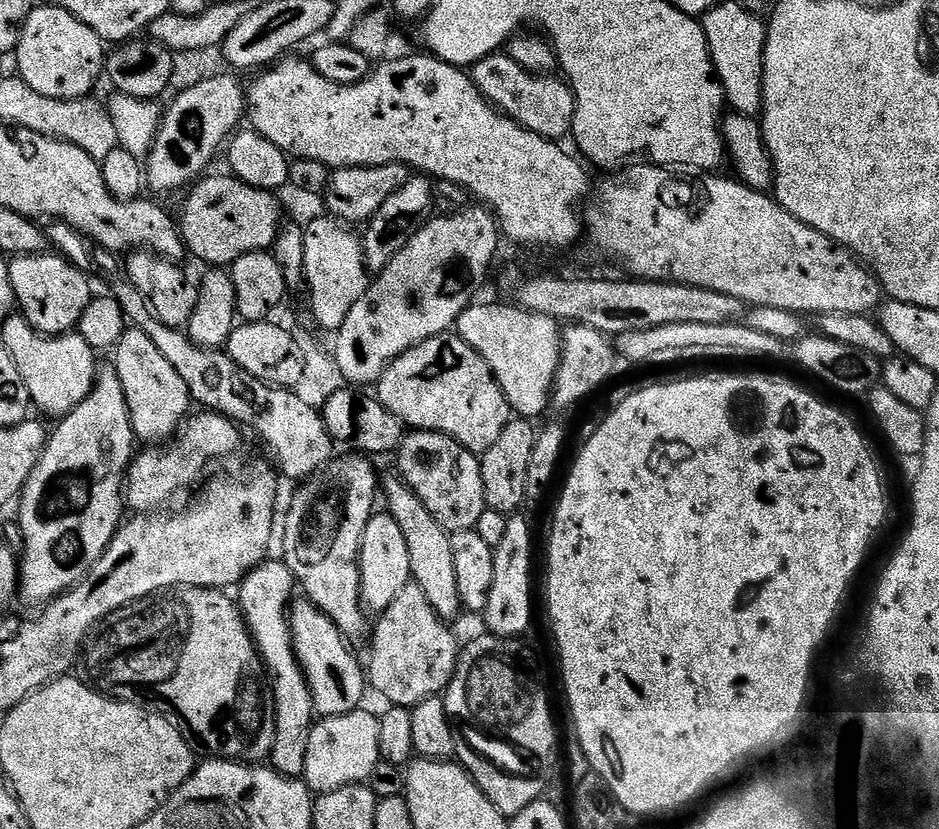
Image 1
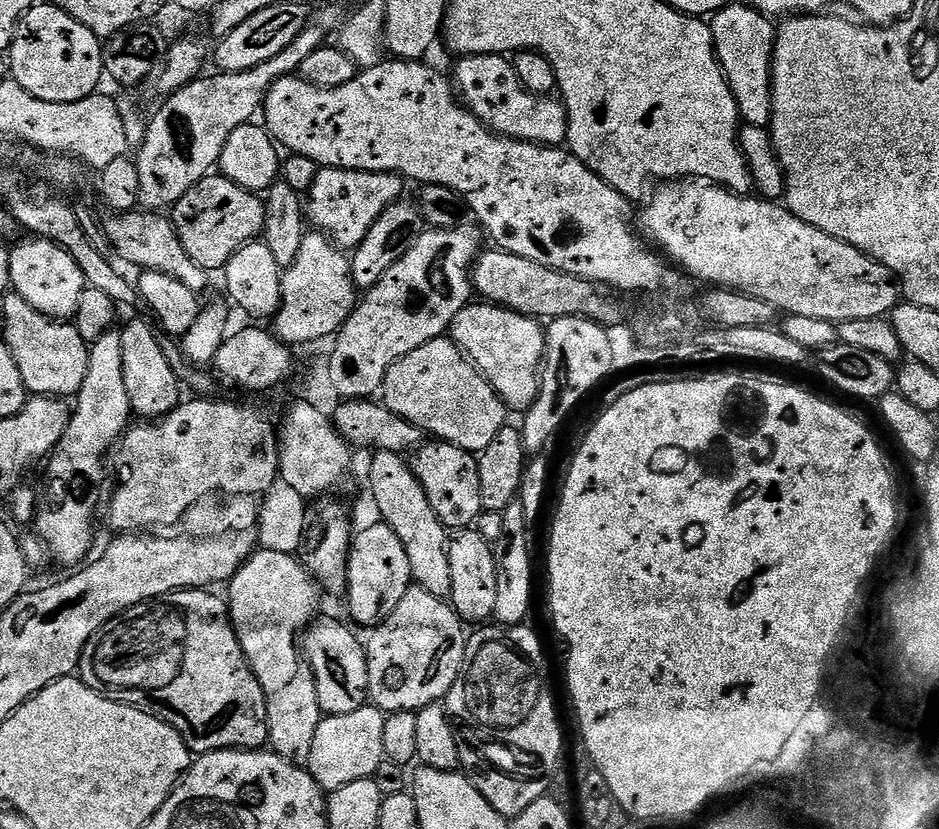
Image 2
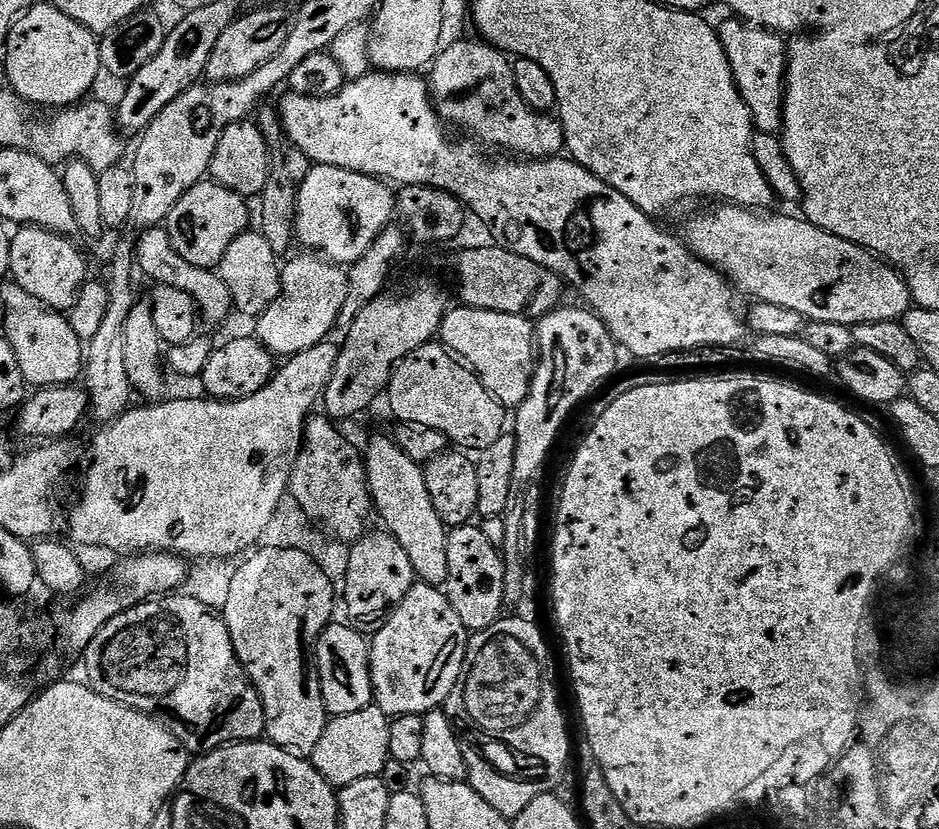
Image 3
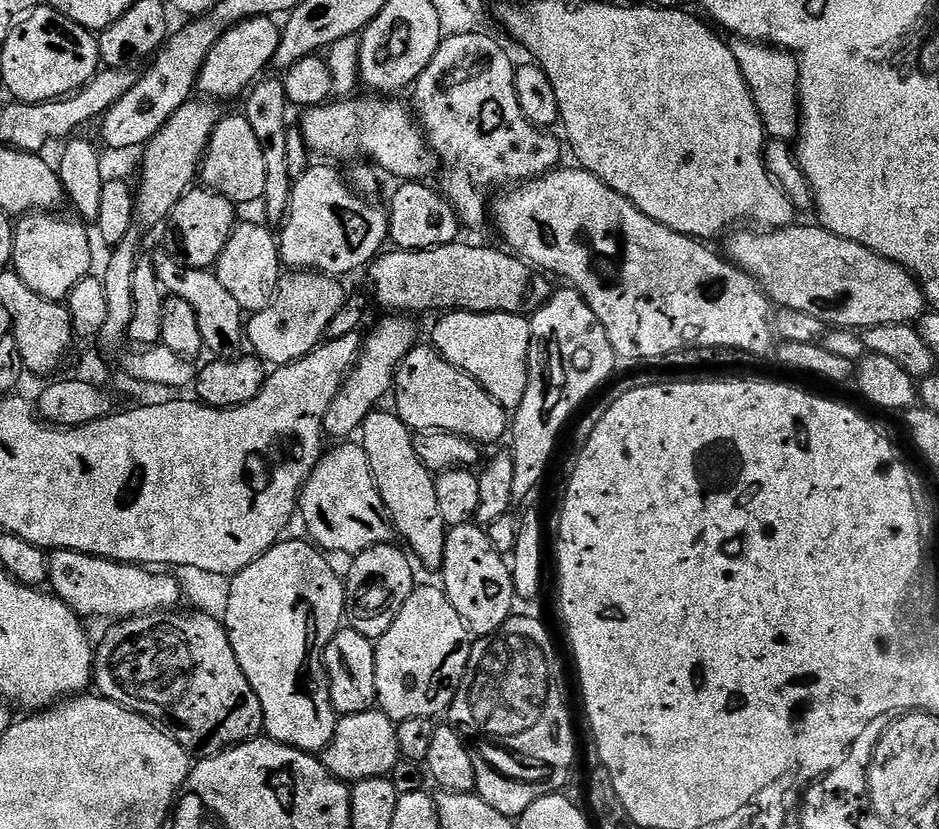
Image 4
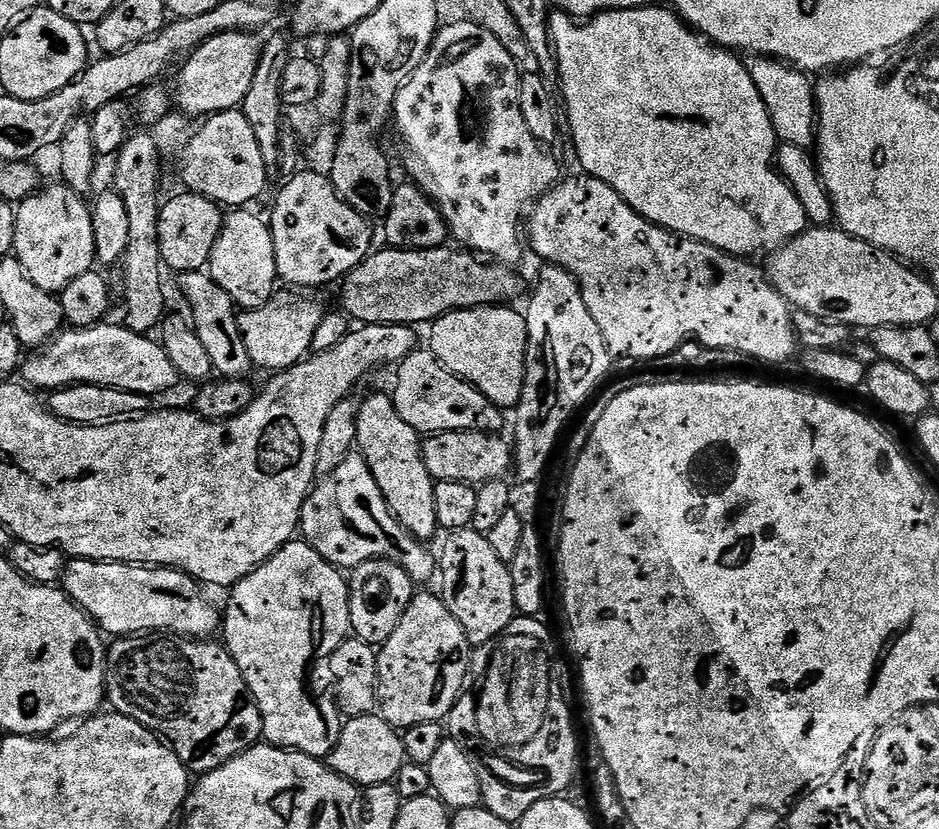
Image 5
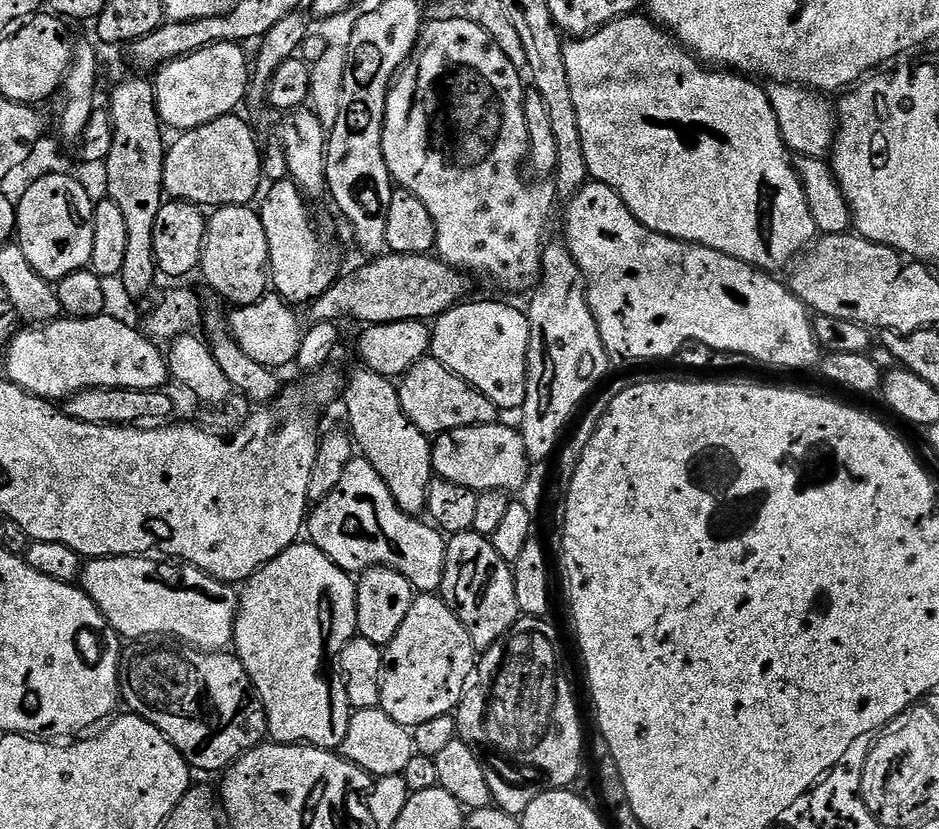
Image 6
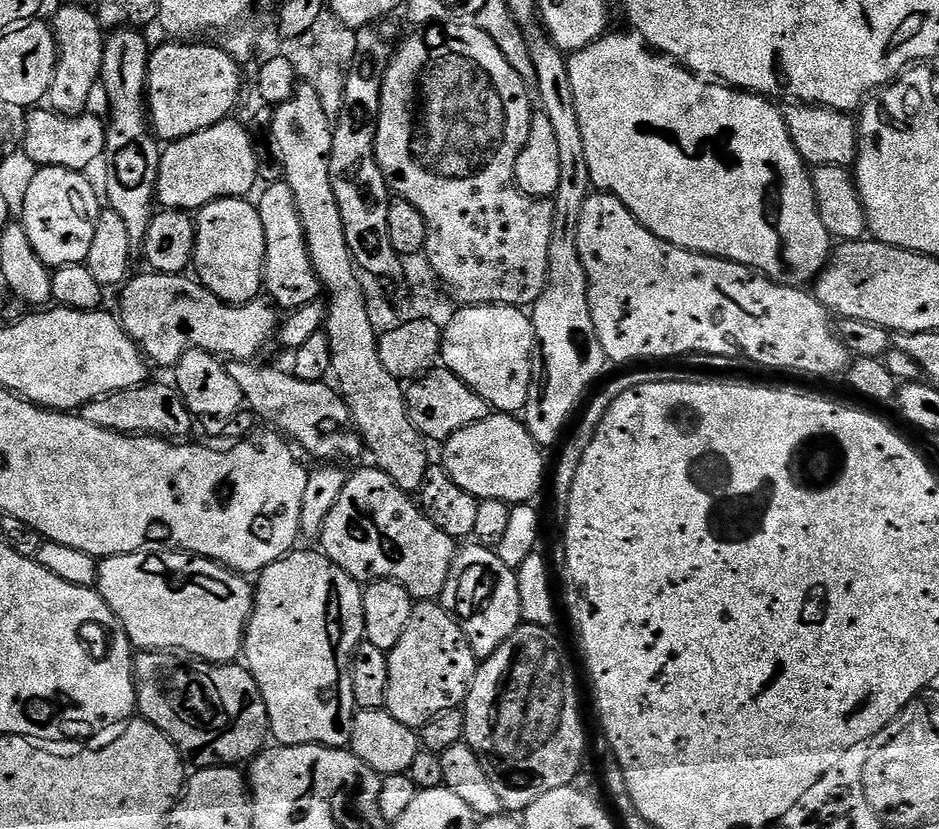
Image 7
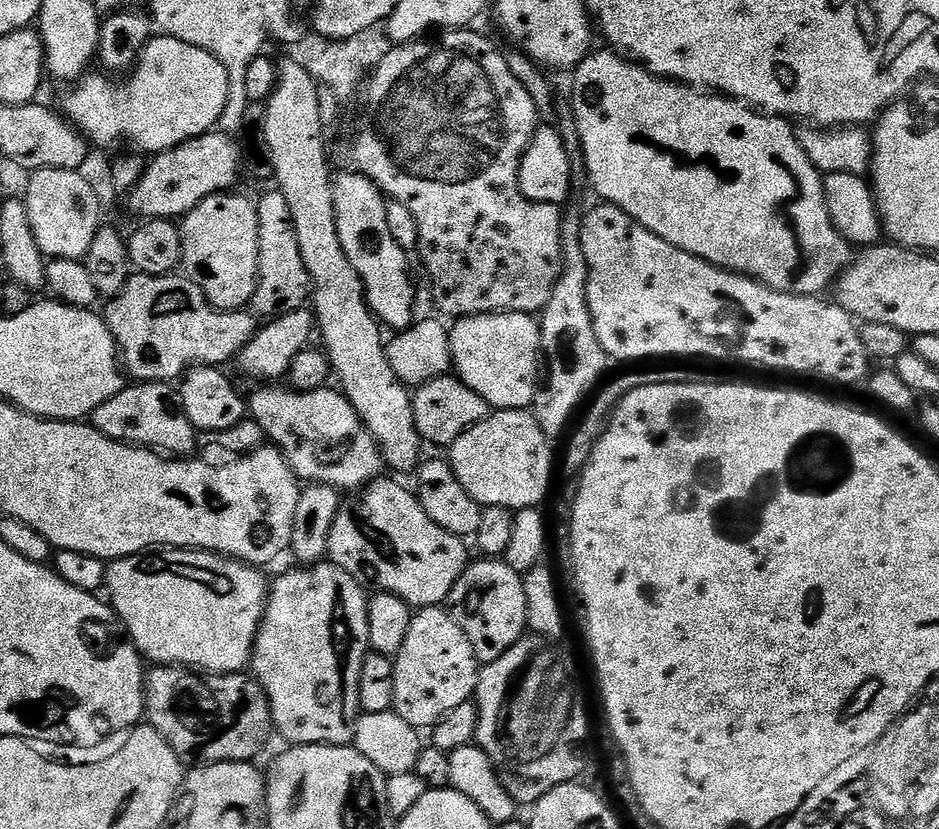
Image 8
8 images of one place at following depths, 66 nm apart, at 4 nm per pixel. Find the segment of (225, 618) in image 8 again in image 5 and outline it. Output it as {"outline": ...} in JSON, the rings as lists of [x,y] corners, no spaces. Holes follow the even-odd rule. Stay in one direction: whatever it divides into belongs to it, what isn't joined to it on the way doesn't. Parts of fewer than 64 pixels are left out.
{"outline":[[[73,557],[65,563],[64,576],[60,584],[67,595],[110,636],[122,637],[146,634],[151,630],[167,630],[172,634],[204,638],[212,634],[215,628],[217,631],[222,620],[218,608],[216,612],[215,606],[204,597],[203,590],[205,591],[205,589],[202,587],[201,581],[186,572],[181,572],[178,568]]]}

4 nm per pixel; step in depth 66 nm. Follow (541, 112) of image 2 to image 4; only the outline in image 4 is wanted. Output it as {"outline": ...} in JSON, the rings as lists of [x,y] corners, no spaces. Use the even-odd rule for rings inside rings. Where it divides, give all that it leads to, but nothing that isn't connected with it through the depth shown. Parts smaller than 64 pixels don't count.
{"outline":[[[460,32],[457,36],[445,35],[441,39],[434,58],[430,58],[430,66],[426,66],[416,79],[414,115],[424,129],[429,148],[445,168],[438,188],[448,197],[461,225],[468,227],[469,224],[476,228],[483,220],[489,219],[490,204],[487,199],[484,201],[480,188],[504,190],[561,167],[559,142],[545,129],[531,124],[526,114],[522,114],[522,106],[518,106],[518,90],[514,90],[515,73],[516,65],[510,62],[501,41],[483,36],[480,32]]]}

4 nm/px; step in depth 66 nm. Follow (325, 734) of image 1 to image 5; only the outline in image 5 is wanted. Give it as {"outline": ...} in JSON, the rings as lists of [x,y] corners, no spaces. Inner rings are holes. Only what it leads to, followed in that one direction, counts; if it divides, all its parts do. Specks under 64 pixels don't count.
{"outline":[[[365,714],[345,719],[330,757],[332,769],[358,786],[393,783],[398,770],[402,770],[405,762],[403,735],[379,714]]]}

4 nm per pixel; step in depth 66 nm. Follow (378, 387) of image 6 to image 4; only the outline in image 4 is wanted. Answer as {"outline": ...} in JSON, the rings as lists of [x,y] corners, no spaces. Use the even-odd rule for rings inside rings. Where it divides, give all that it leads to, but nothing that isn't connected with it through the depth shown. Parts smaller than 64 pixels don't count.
{"outline":[[[373,410],[364,419],[364,427],[358,433],[359,443],[370,462],[372,477],[378,486],[378,494],[382,494],[384,509],[388,511],[395,535],[405,540],[403,543],[407,551],[426,567],[443,569],[449,525],[445,524],[438,506],[433,473],[429,472],[414,450],[413,429],[403,424],[395,411],[380,411]]]}

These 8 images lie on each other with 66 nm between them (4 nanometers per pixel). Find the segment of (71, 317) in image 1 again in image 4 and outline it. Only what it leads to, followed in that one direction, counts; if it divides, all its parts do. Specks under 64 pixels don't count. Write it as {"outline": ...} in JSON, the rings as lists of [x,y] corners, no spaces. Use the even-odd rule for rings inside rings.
{"outline":[[[32,212],[19,217],[15,225],[14,254],[11,267],[34,290],[47,300],[67,301],[70,290],[82,282],[93,271],[92,244],[83,223],[67,220],[64,214]],[[76,223],[76,224],[75,224]],[[84,227],[84,228],[83,228]]]}

